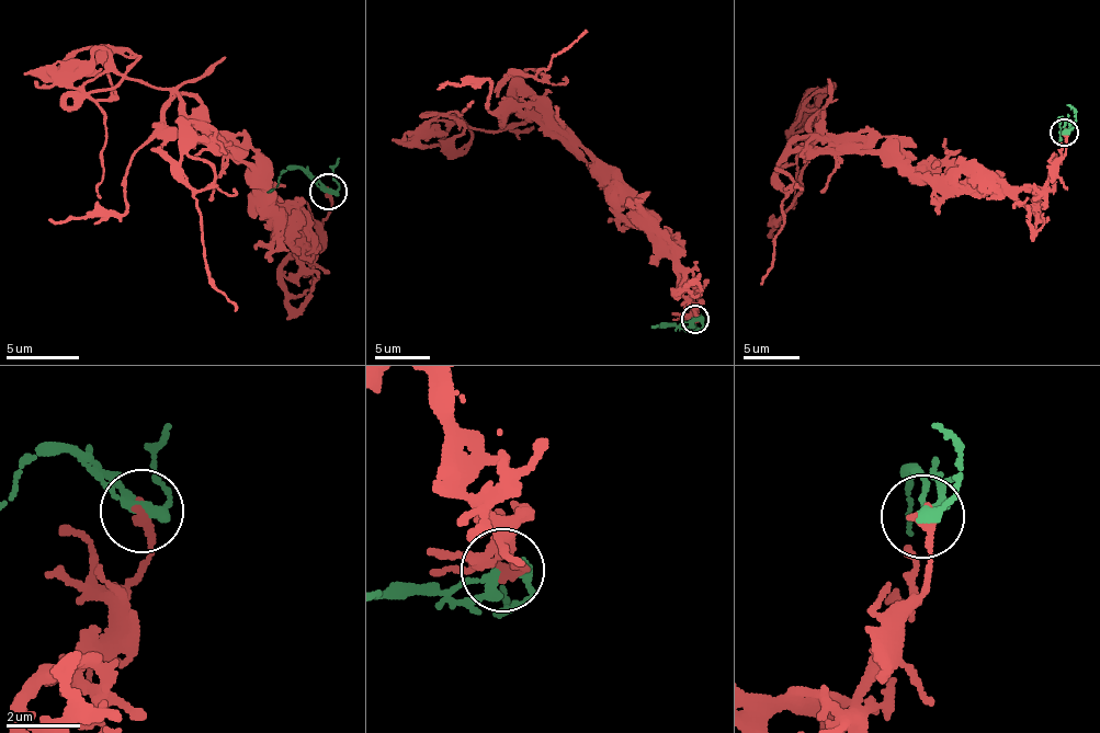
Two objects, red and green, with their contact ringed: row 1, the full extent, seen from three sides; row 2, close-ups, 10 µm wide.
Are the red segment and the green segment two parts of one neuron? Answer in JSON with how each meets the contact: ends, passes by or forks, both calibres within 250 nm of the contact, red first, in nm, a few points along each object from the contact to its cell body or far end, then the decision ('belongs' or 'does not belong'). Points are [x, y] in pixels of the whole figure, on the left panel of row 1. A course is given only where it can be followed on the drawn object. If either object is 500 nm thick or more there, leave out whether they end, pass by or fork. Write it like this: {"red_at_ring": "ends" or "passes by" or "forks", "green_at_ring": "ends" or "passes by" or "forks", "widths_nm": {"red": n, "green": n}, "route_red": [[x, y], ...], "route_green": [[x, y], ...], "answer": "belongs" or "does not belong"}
{"red_at_ring": "ends", "green_at_ring": "forks", "widths_nm": {"red": 280, "green": 260}, "route_red": [[327, 192], [330, 215], [302, 252], [190, 95], [122, 78], [95, 93], [95, 197]], "route_green": [[327, 192], [291, 167], [268, 192]], "answer": "does not belong"}

